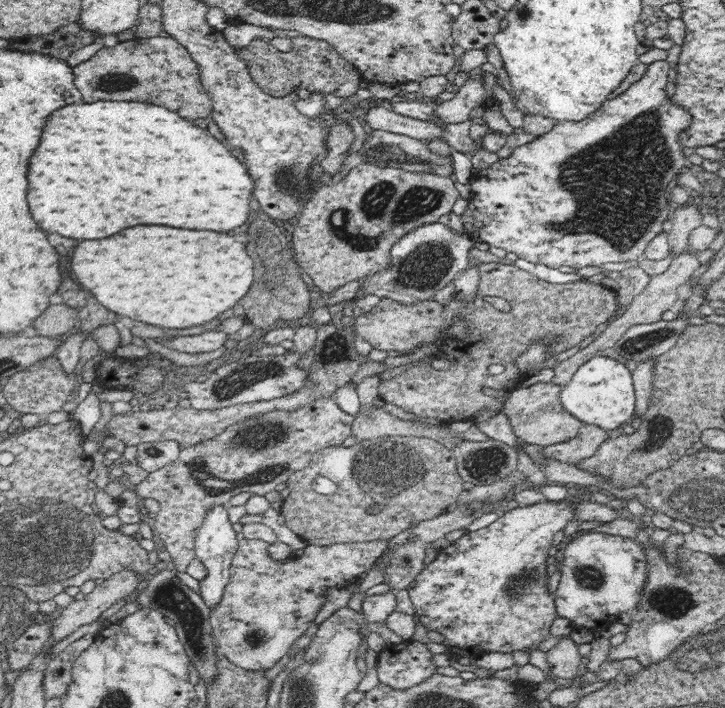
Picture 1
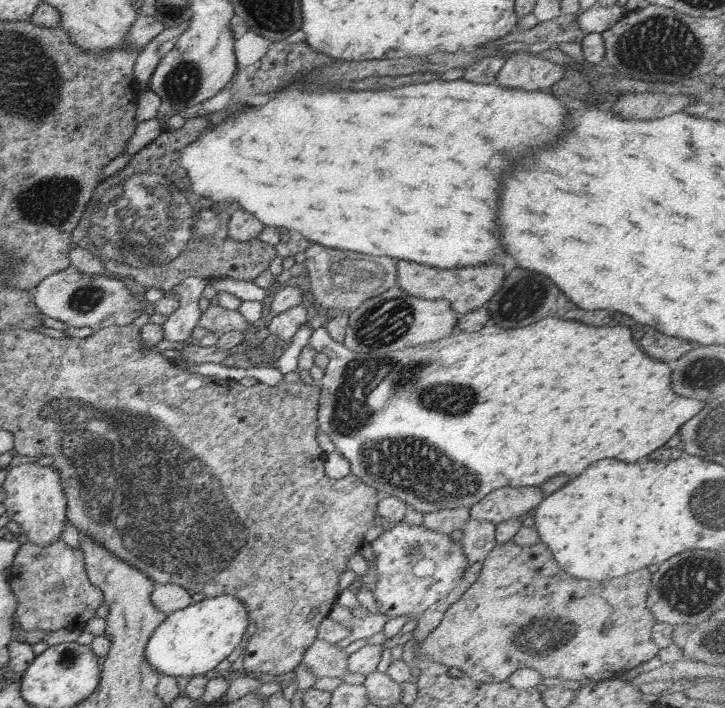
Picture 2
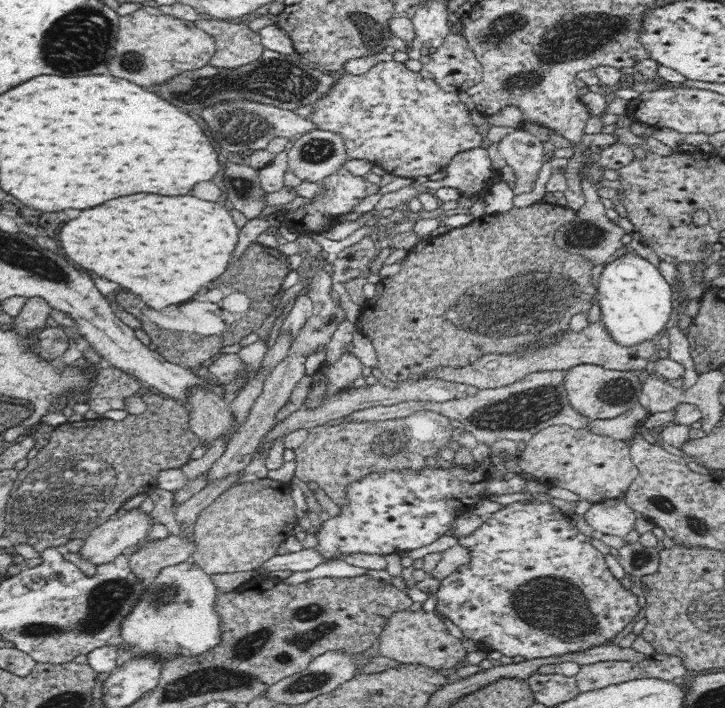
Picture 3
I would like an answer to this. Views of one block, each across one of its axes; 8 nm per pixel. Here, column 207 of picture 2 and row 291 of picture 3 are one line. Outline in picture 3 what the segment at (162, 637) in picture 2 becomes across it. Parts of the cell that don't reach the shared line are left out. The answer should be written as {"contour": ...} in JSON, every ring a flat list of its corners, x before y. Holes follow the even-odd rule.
{"contour":[[629,250,604,266,596,287,601,320,612,339,624,346,656,339,665,329,675,304,674,285,668,284,652,261]]}

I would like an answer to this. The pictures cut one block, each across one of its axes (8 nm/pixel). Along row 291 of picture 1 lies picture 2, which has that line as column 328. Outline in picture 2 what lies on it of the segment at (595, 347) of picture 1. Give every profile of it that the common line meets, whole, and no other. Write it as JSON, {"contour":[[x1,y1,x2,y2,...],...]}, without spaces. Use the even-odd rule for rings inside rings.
{"contour":[[316,639,306,650,303,662,318,678,343,679,348,674,348,654,337,645]]}

